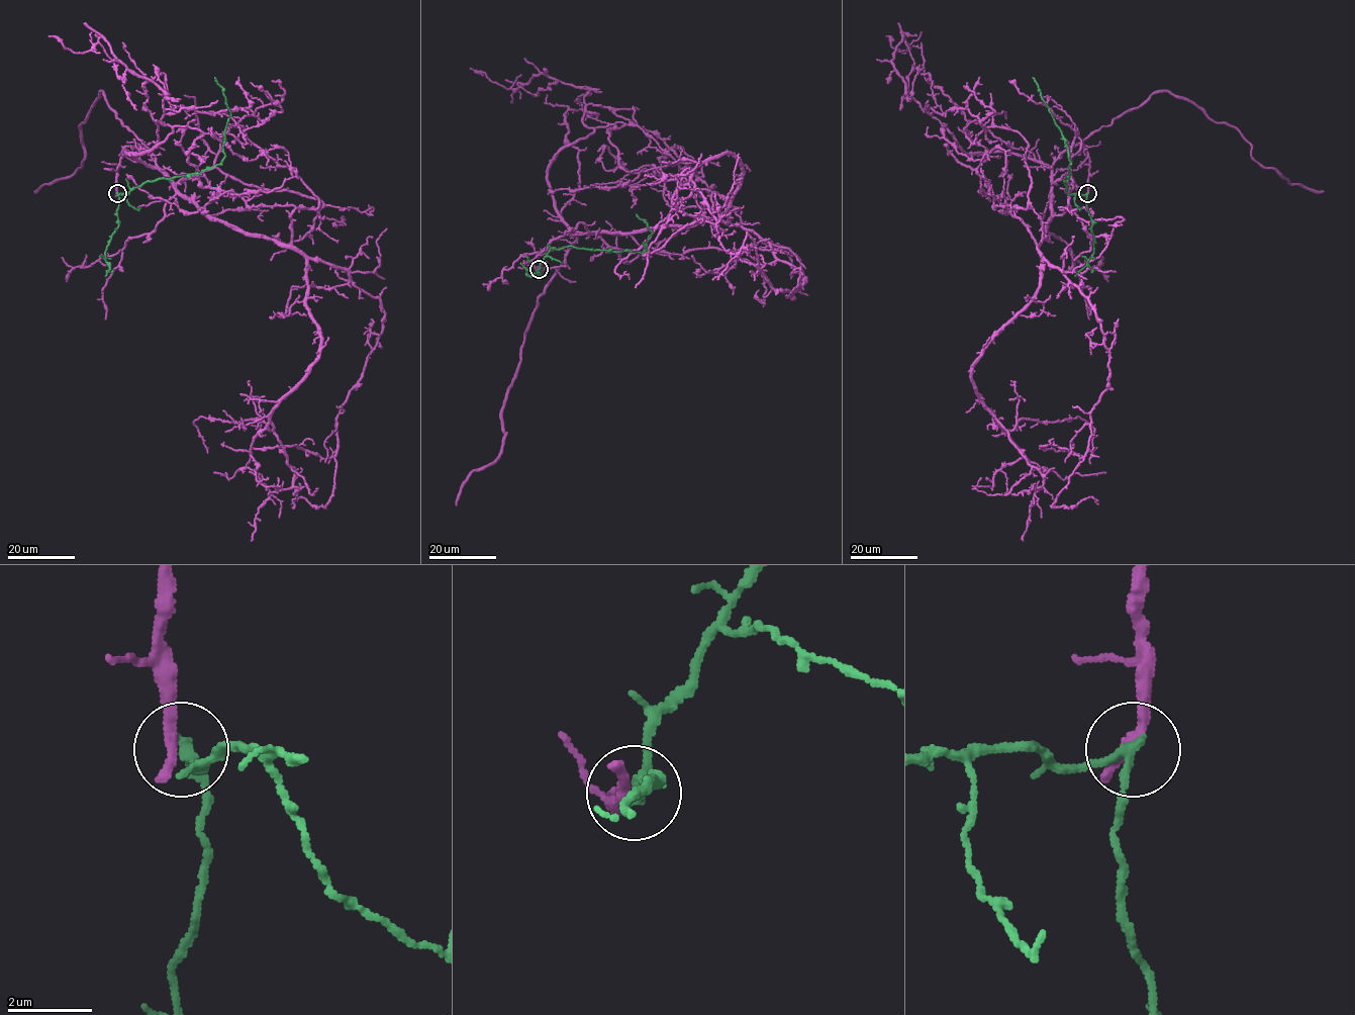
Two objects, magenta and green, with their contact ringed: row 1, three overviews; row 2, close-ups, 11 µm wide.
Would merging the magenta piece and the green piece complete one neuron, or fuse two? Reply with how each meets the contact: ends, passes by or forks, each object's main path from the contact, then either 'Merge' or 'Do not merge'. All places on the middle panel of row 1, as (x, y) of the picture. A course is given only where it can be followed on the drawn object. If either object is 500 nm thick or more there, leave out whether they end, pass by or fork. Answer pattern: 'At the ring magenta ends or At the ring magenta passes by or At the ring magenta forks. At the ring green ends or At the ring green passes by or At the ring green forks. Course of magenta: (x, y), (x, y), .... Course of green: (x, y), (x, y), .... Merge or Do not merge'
At the ring magenta ends. At the ring green passes by. Course of magenta: (538, 269), (563, 263), (580, 234), (721, 219), (805, 277), (775, 290), (707, 221), (645, 254). Course of green: (539, 269), (552, 249), (573, 246), (643, 253), (652, 232), (636, 214). Do not merge

